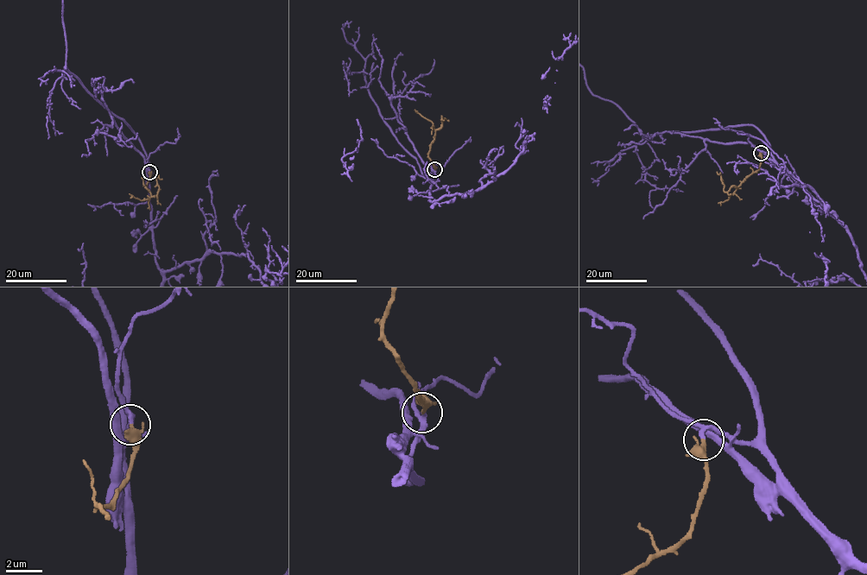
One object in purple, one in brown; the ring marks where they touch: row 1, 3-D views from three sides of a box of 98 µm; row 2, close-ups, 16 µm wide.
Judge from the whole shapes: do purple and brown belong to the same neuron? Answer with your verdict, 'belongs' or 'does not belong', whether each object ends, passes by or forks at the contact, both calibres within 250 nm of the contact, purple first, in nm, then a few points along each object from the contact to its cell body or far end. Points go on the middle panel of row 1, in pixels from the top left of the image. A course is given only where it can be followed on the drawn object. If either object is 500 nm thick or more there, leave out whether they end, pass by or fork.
belongs | purple passes by | brown passes by | 200/220 nm | brown via (435, 169), (427, 153), (435, 132), (441, 125), (441, 116), (443, 121), (449, 121)

